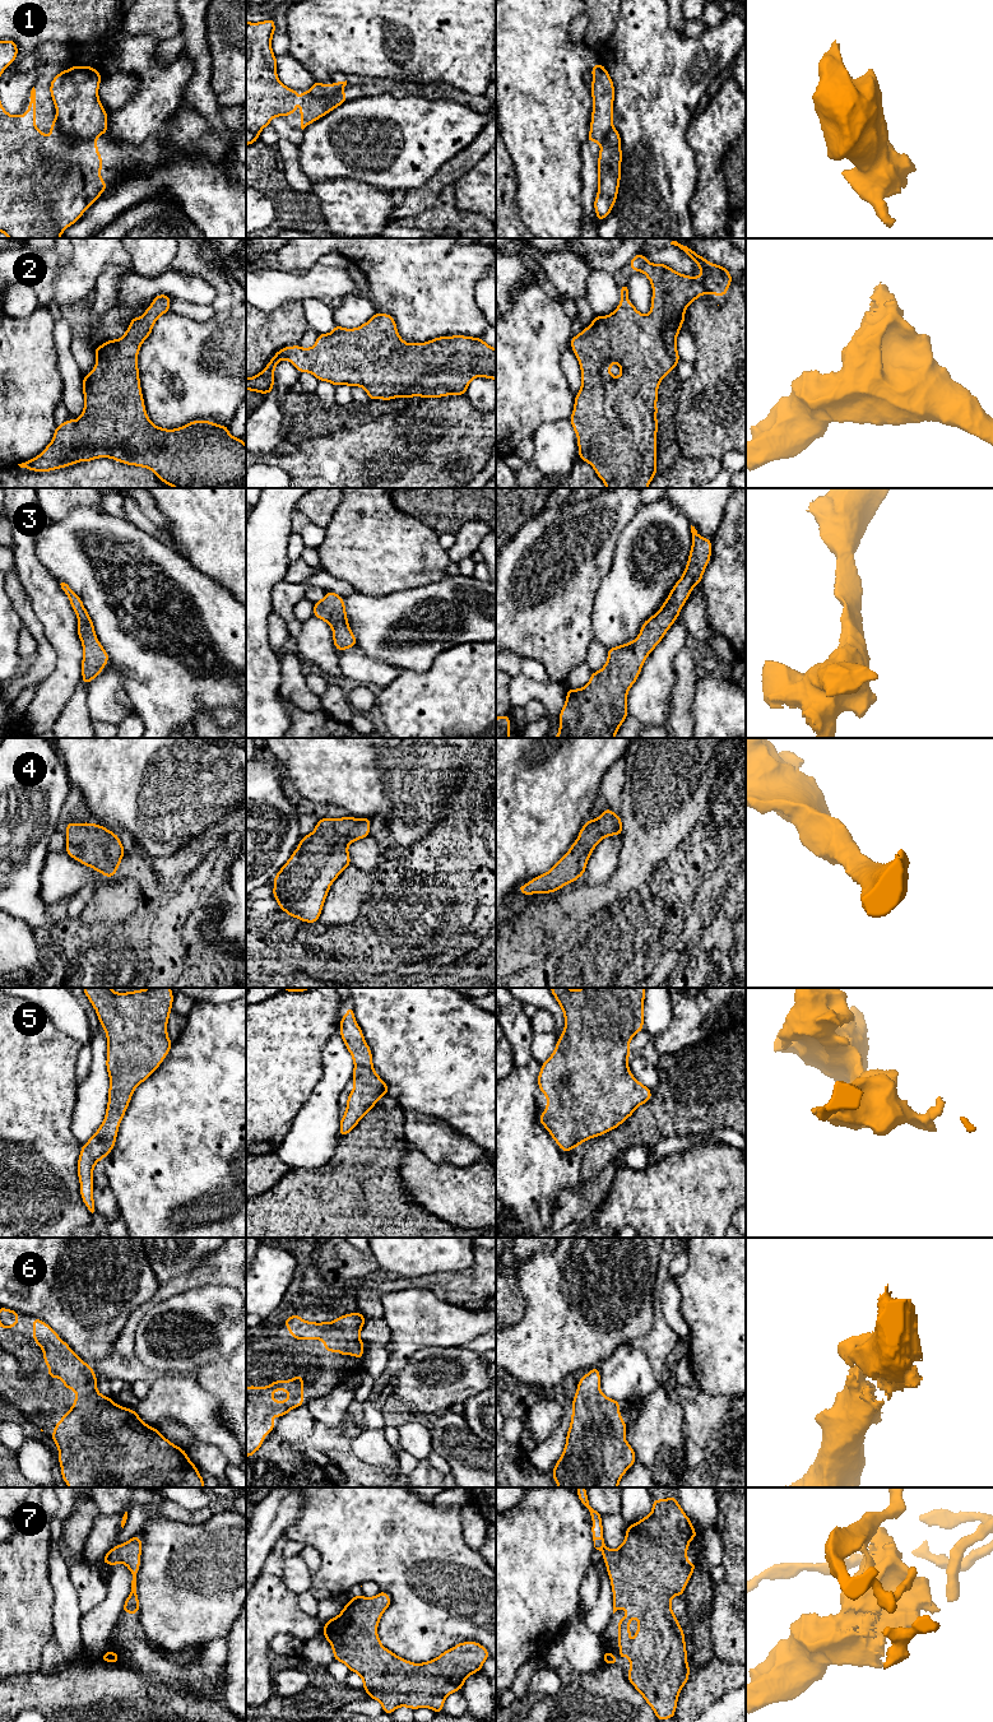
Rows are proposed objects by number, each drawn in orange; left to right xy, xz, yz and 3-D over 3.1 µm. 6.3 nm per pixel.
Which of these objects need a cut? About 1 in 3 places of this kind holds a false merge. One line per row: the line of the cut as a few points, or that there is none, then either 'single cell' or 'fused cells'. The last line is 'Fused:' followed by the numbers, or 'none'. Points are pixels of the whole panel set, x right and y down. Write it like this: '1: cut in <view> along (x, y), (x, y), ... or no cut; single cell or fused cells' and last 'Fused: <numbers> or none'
1: cut in xy along (56, 117), (61, 135), (68, 142), (96, 138); fused cells
2: no cut; single cell
3: no cut; single cell
4: no cut; single cell
5: no cut; single cell
6: no cut; single cell
7: cut in yz along (606, 1549), (603, 1554); fused cells
Fused: 1, 7

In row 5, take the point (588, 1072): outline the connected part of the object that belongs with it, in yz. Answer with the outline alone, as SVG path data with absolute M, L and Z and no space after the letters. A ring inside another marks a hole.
M551 988L565 1016L563 1034L538 1076L539 1090L548 1105L539 1122L551 1133L563 1152L576 1148L593 1137L599 1137L622 1124L635 1109L651 1099L651 1090L640 1083L628 1069L628 1044L637 1031L644 1031L644 998L646 988Z

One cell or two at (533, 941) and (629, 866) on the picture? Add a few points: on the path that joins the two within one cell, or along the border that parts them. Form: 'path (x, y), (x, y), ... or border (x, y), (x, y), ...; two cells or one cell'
path (555, 919), (585, 900), (607, 892); one cell

